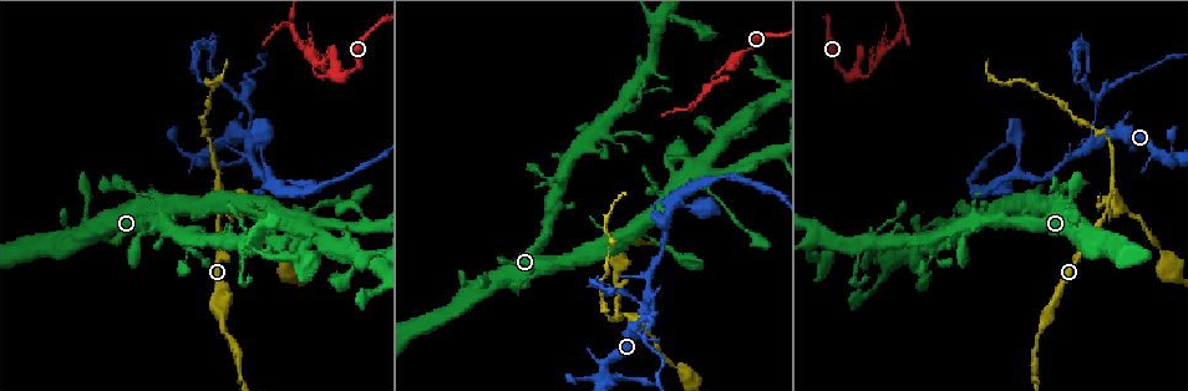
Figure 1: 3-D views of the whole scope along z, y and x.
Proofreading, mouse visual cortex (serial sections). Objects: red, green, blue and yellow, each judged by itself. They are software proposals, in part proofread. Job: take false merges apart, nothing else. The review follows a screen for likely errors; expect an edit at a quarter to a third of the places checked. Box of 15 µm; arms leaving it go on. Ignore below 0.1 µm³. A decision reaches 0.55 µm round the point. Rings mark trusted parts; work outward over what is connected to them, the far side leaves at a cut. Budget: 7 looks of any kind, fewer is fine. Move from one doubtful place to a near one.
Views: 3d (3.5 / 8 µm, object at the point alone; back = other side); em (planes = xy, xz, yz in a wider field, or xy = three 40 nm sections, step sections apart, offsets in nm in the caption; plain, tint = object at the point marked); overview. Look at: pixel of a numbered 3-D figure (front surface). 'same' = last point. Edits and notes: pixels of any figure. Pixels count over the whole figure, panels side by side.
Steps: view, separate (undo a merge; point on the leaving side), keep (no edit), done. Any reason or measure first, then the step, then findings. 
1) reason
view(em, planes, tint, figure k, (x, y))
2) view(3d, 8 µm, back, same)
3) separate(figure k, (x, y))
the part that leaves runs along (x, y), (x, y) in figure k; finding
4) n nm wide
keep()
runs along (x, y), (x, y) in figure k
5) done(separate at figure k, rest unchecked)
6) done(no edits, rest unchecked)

two arms in line, one across
view(3d, 3.5 µm, back, figure 1, (1105, 206))

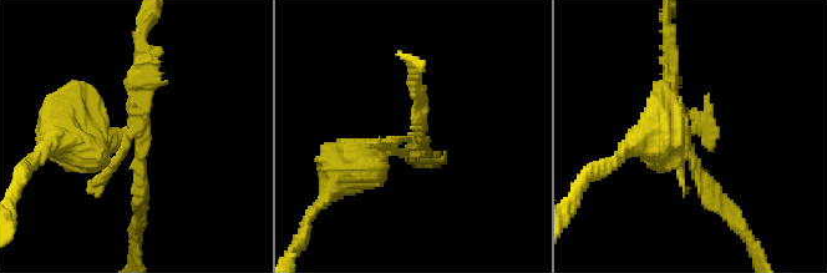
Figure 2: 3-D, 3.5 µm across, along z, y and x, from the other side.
need the tissue
view(em, xy, step 3, plain, figure 2, (139, 130))

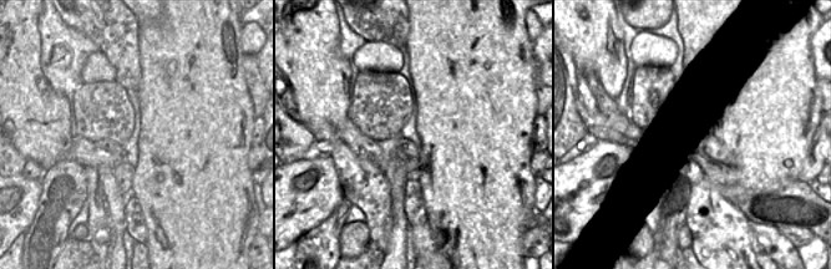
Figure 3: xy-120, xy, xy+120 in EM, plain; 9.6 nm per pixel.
with the object marked
view(em, xy, step 3, tint, same)

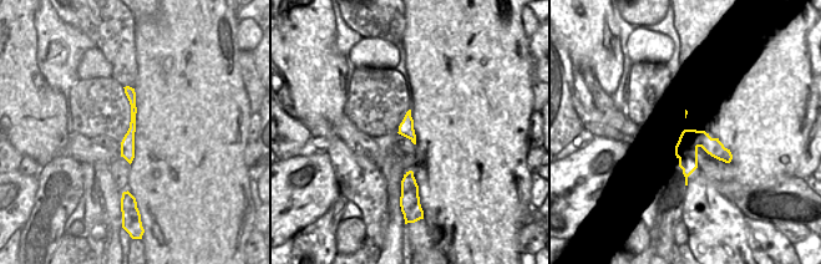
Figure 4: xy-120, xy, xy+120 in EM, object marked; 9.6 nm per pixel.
keep()
runs along (127, 90), (132, 98), (130, 157) in figure 4; all the same cell

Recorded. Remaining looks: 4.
sharp bend
view(3d, 3.5 µm, back, figure 1, (1093, 144))

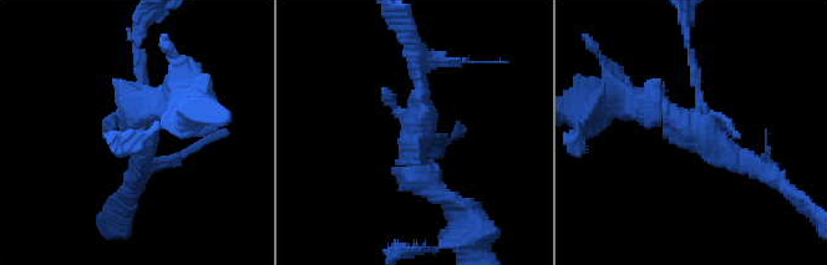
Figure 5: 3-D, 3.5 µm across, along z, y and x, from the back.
view(em, xy, step 5, tint, figure 5, (411, 129))

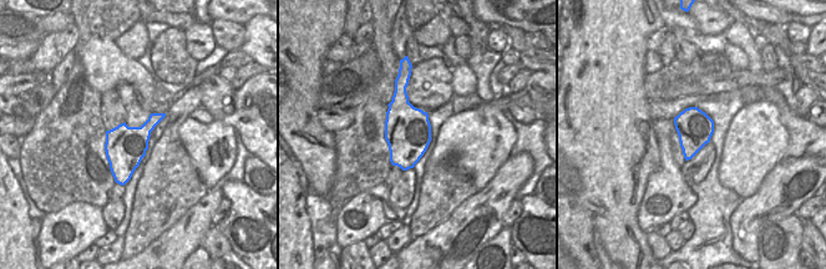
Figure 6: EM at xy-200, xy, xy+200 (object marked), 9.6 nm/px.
another direction
view(em, xy, step 3, tint, same)

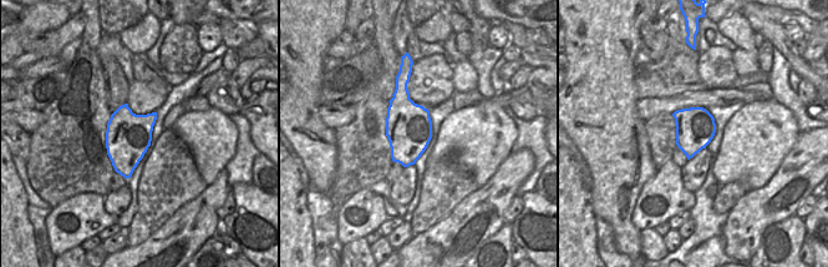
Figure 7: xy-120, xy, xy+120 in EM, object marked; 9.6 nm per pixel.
separate(figure 5, (137, 56))
the part that leaves runs along (698, 95), (685, 30) in figure 5; two cells meet here

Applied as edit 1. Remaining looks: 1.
done(separate at figure 5, rest unchecked)

